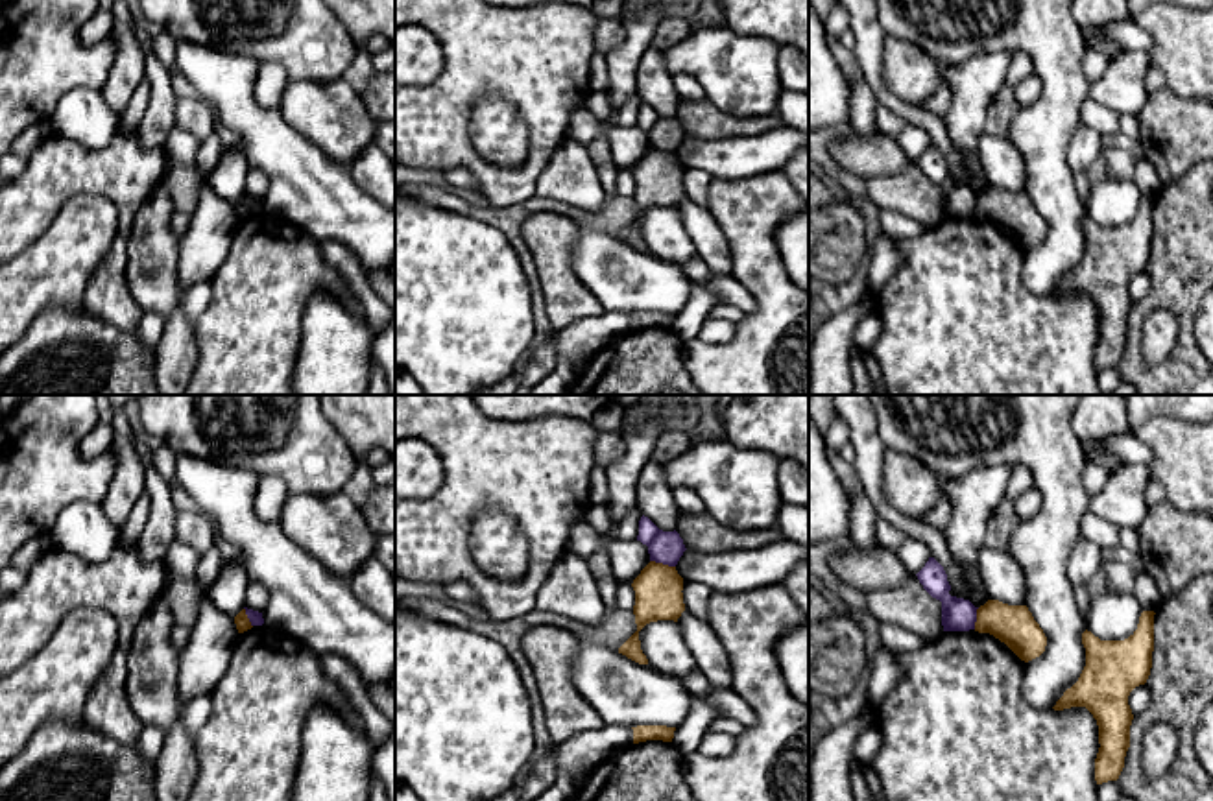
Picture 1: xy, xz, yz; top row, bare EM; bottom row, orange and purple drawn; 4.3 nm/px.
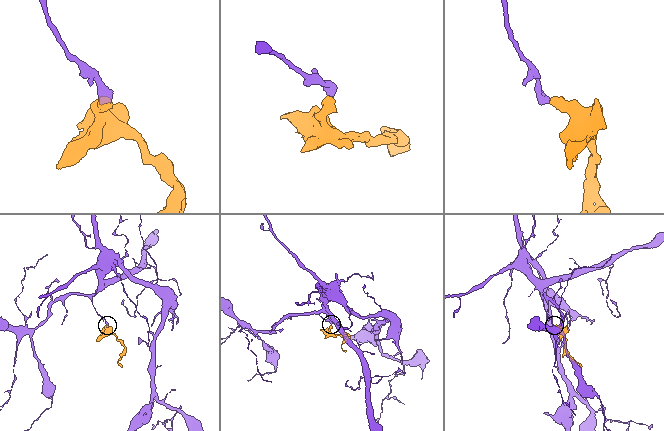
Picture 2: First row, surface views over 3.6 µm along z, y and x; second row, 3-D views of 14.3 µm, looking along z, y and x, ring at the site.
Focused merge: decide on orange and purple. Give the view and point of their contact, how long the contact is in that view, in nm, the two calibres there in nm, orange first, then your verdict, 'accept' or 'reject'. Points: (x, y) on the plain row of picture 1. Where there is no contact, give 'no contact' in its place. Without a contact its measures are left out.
xz (661, 150) | 120 nm | 200/140 nm | reject

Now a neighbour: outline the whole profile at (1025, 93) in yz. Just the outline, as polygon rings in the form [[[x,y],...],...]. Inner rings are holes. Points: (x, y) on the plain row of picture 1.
[[[1030,74],[1023,83],[1014,87],[1014,96],[1019,107],[1028,107],[1041,90],[1041,81],[1036,74]]]

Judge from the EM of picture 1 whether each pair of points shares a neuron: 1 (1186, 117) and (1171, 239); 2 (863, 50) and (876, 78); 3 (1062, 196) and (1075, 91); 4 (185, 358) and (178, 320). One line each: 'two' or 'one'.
1: two
2: one
3: one
4: one

